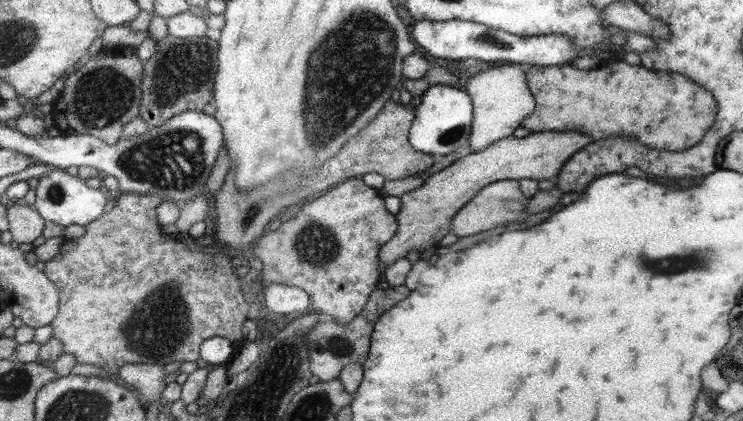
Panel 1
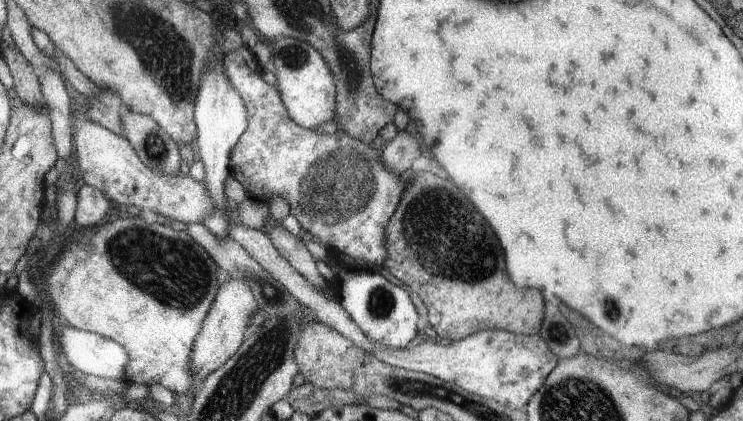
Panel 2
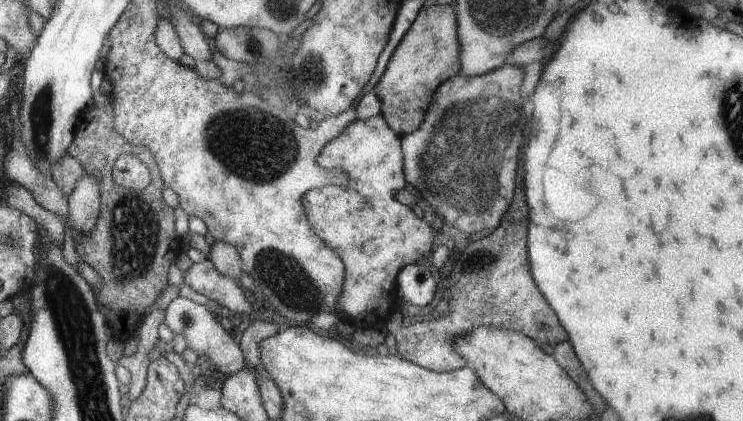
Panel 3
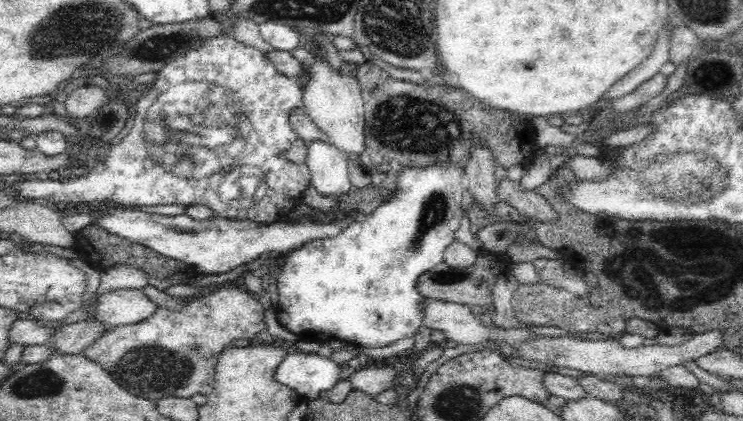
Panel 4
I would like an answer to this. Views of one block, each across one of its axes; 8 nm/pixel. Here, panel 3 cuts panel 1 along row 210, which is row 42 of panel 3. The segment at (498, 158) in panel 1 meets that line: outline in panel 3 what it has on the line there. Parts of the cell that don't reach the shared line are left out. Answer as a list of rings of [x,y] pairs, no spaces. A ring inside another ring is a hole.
[[[423,4],[371,90],[380,102],[380,113],[395,134],[409,135],[421,126],[434,92],[447,79],[457,75],[460,48],[455,6]]]

